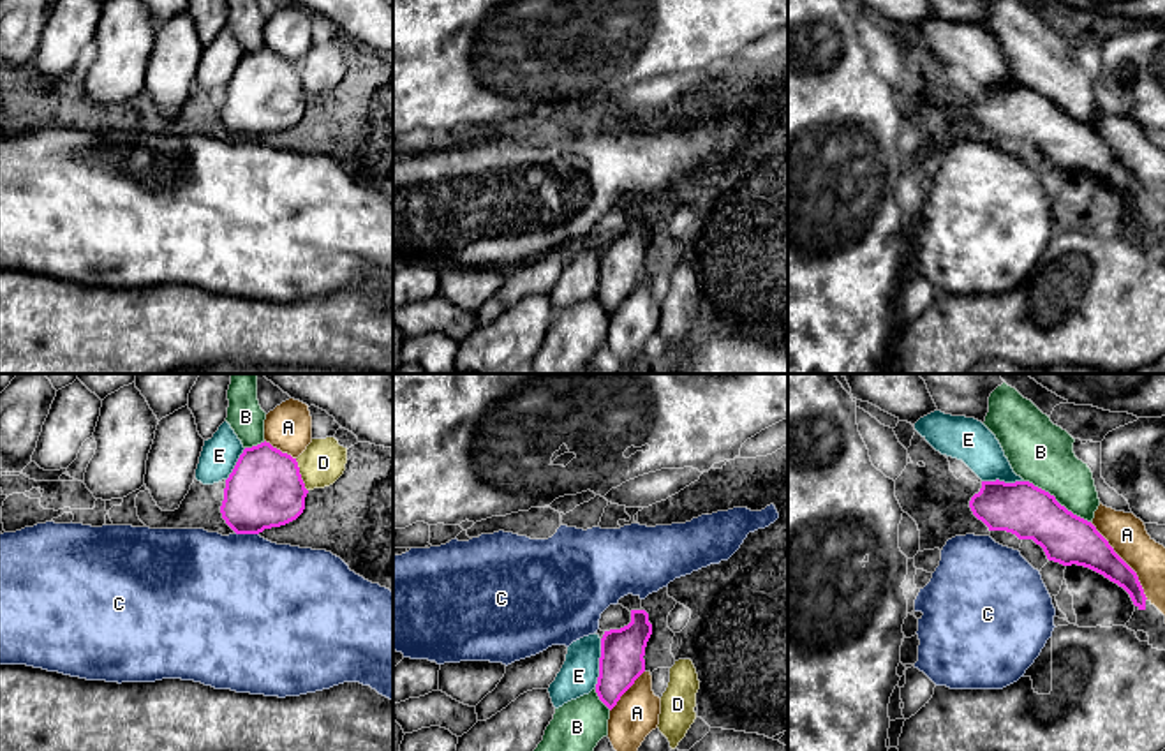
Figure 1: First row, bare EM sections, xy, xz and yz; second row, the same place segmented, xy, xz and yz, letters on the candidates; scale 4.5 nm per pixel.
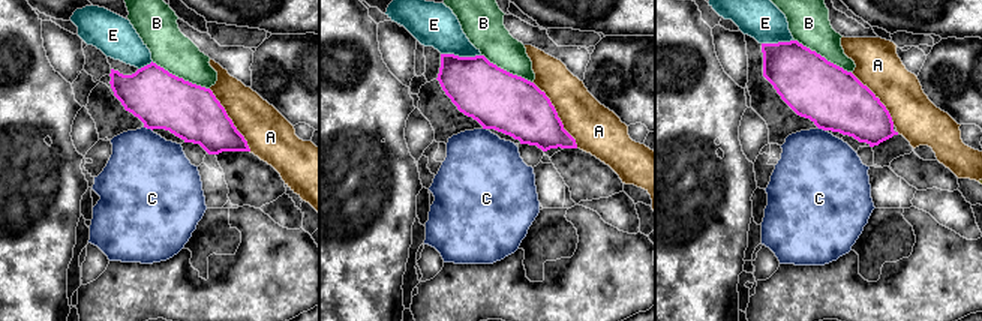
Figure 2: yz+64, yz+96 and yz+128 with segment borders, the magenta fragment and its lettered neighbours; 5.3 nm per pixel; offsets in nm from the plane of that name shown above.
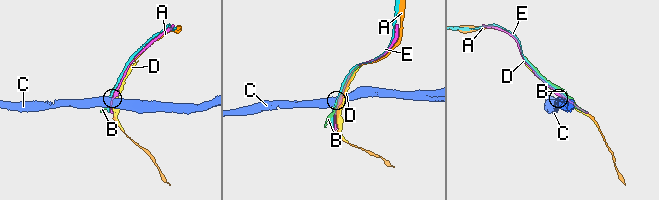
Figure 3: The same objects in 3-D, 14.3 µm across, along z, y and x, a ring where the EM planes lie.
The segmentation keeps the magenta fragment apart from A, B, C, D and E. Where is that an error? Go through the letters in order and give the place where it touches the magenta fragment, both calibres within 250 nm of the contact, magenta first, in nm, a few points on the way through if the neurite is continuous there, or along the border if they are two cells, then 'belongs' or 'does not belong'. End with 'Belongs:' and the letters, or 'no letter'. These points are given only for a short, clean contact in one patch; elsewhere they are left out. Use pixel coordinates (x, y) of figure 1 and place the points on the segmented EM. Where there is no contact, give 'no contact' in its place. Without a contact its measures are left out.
A: contact yz (1123, 561); calibres 220 and 180 nm; does not belong
B: contact yz (1056, 501); calibres 240 and 280 nm; does not belong
C: contact xy (247, 533); calibres 340 and 500 nm; border xy (235, 531), (258, 535); does not belong
D: contact xy (300, 475); calibres 340 and 200 nm; does not belong
E: contact xz (600, 663); calibres 200 and 180 nm; does not belong
Belongs: no letter

